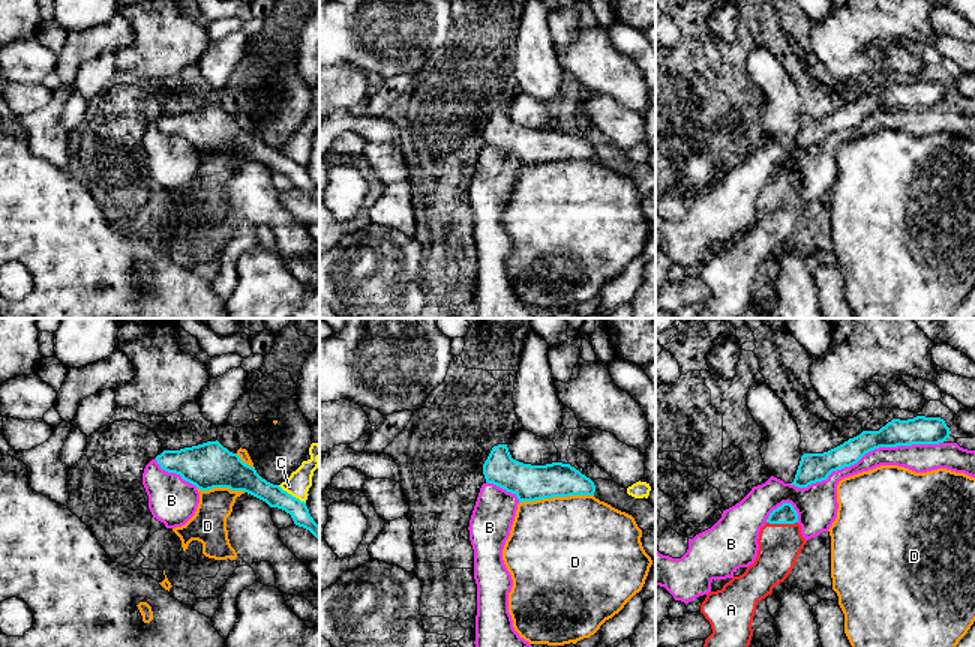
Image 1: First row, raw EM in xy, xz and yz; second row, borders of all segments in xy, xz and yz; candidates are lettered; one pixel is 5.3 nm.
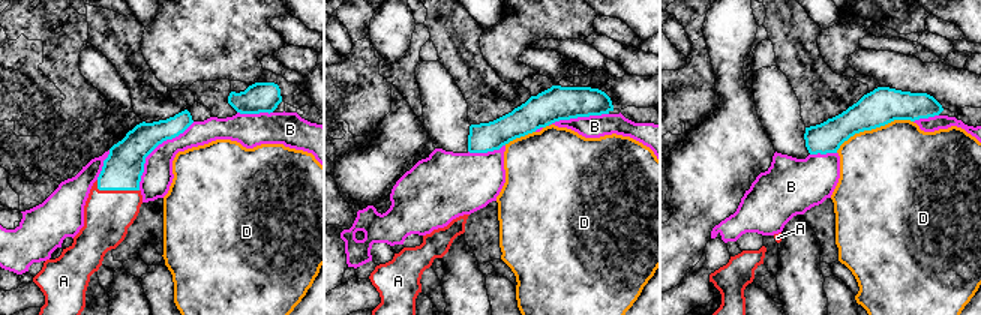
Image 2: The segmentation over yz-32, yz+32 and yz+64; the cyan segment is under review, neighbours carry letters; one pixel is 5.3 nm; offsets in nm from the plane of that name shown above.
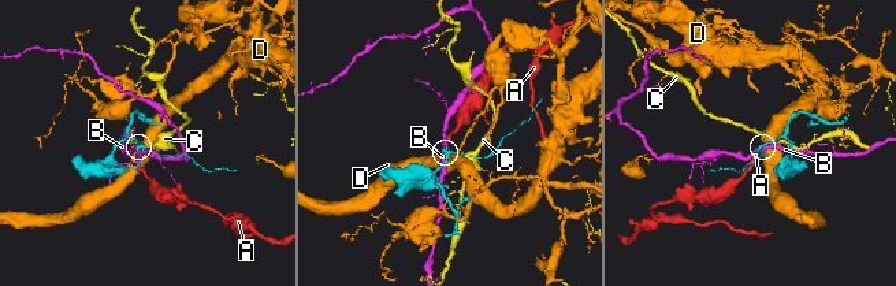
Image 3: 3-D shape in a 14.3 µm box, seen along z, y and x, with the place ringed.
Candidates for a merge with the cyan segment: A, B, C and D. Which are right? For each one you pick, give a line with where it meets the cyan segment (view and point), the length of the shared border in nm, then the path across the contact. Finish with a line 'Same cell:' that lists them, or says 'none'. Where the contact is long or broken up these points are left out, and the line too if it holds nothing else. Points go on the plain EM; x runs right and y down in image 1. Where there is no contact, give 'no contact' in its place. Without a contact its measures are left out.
A: contact yz (782, 186); length 170 nm
Same cell: A

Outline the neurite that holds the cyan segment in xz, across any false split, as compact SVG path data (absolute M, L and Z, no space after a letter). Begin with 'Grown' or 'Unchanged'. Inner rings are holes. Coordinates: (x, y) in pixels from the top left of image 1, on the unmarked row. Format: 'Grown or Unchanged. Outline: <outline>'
Unchanged. Outline: M507 108L492 111L483 138L488 147L514 158L519 167L596 156L594 146L570 128L524 128L512 122Z

